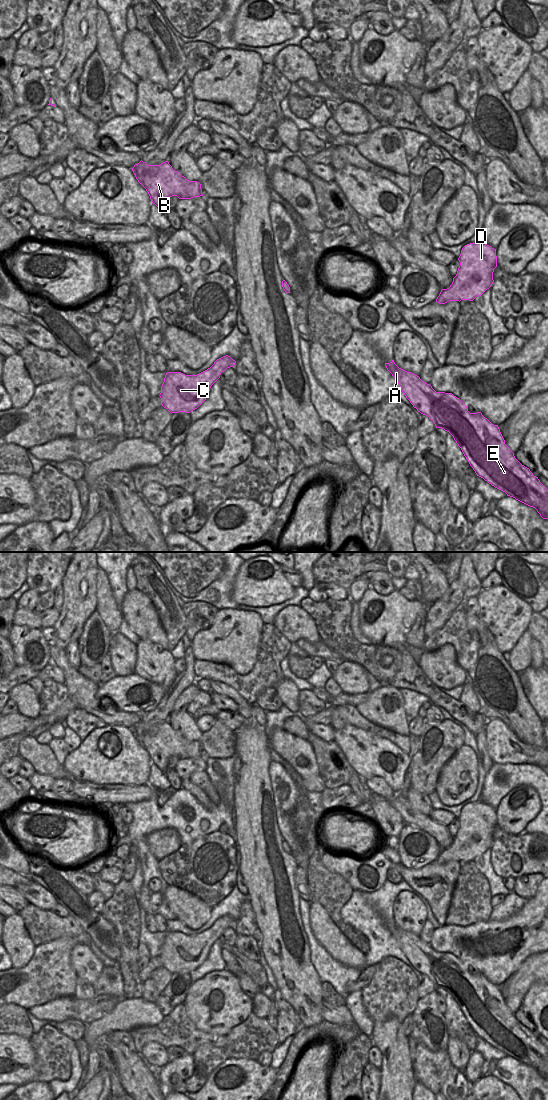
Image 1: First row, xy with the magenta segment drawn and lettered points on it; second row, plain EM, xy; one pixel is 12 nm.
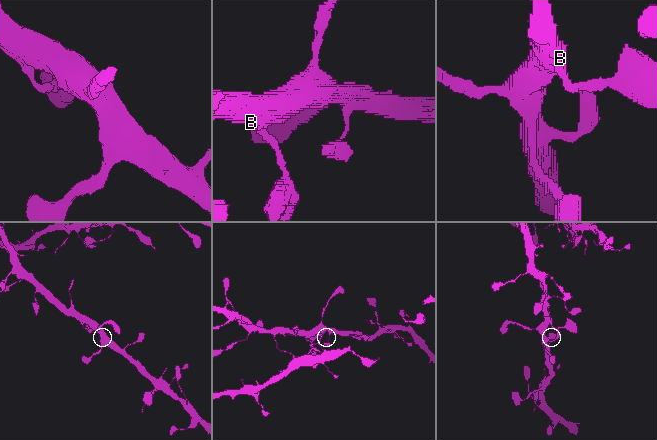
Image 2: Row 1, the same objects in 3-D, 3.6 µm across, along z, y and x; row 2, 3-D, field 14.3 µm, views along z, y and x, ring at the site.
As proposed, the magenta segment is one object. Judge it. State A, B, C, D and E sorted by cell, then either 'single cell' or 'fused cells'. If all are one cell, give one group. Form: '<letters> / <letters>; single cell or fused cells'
A B C D E; single cell

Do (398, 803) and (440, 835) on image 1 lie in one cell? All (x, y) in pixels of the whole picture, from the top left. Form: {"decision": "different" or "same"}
{"decision": "same"}

